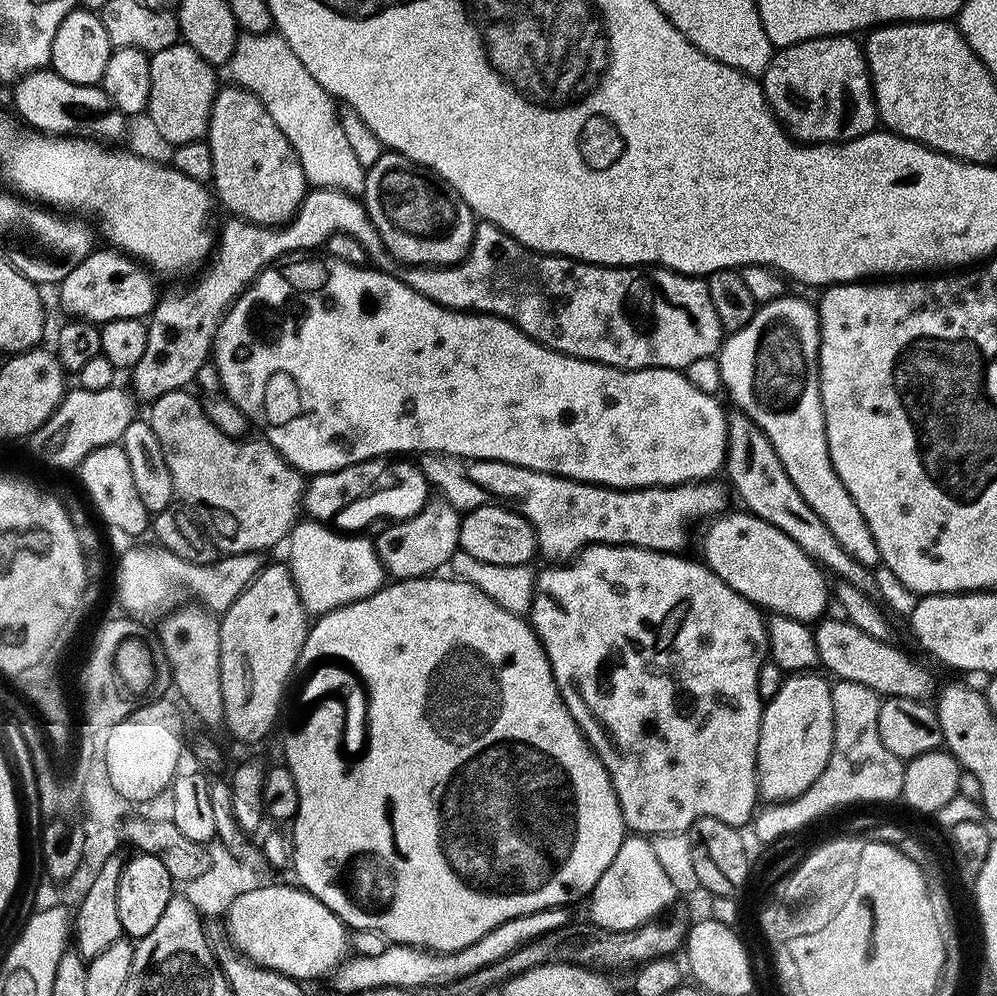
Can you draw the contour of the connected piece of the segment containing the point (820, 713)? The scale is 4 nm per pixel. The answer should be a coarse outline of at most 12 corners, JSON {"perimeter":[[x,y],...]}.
{"perimeter":[[789,675],[763,705],[756,791],[802,795],[826,770],[832,684]]}

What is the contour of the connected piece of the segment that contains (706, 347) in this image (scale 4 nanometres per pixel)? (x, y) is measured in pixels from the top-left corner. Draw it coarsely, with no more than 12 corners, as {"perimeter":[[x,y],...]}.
{"perimeter":[[475,225],[400,281],[611,368],[715,357],[707,283]]}

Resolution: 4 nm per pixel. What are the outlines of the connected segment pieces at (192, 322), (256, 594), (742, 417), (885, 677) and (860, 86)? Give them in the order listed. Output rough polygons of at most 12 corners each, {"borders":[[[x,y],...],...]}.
{"borders":[[[305,192],[286,224],[228,218],[192,288],[150,313],[131,391],[187,389],[257,274],[338,232],[397,271],[367,208]],[[287,563],[219,617],[223,727],[260,740],[310,627]],[[739,410],[724,472],[741,505],[837,579],[881,601],[850,558]],[[843,618],[814,628],[823,669],[877,695],[931,699],[933,676]],[[851,35],[773,51],[764,97],[801,144],[877,127]]]}

